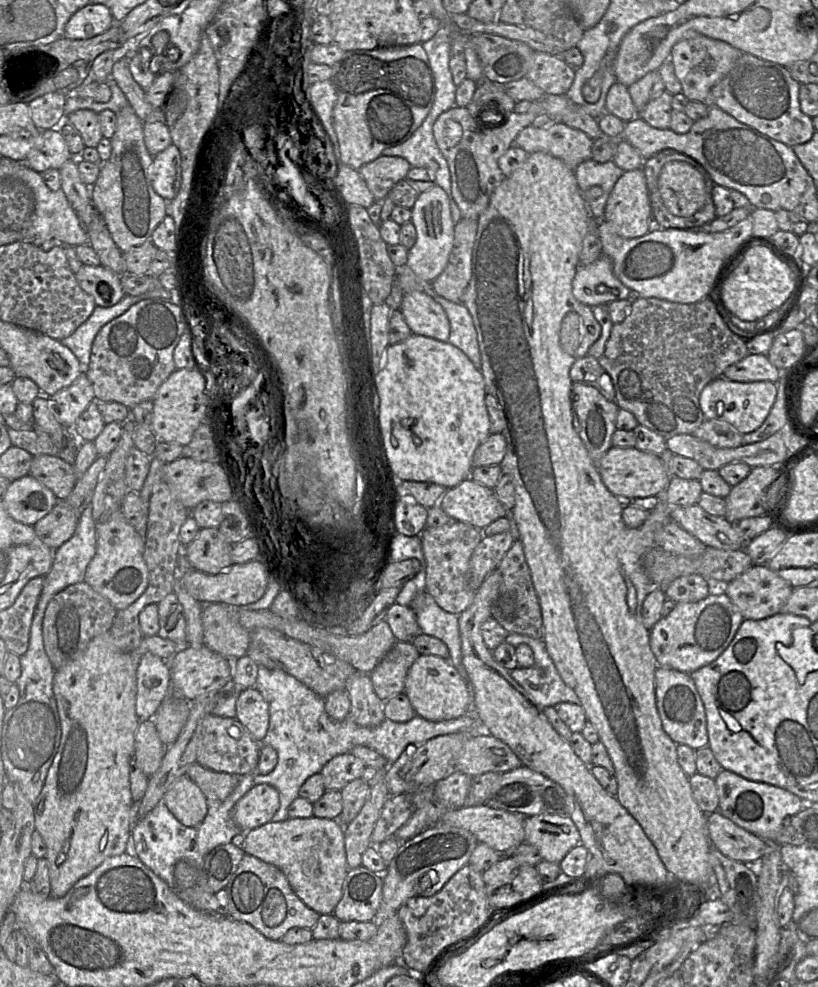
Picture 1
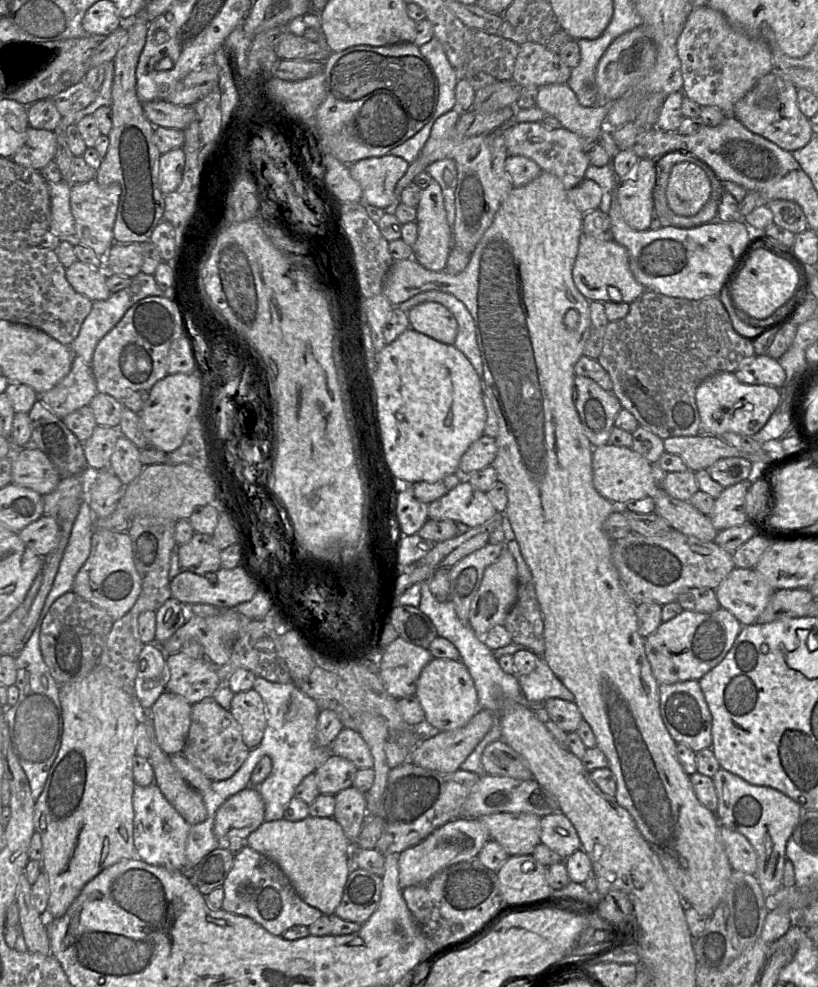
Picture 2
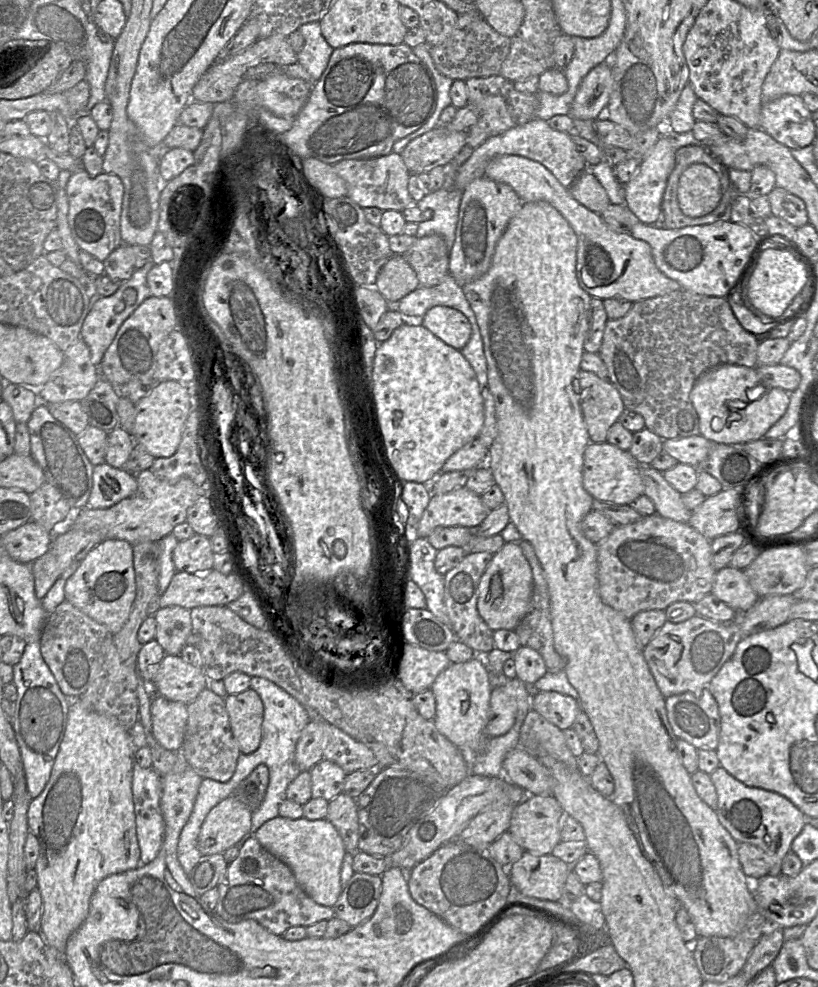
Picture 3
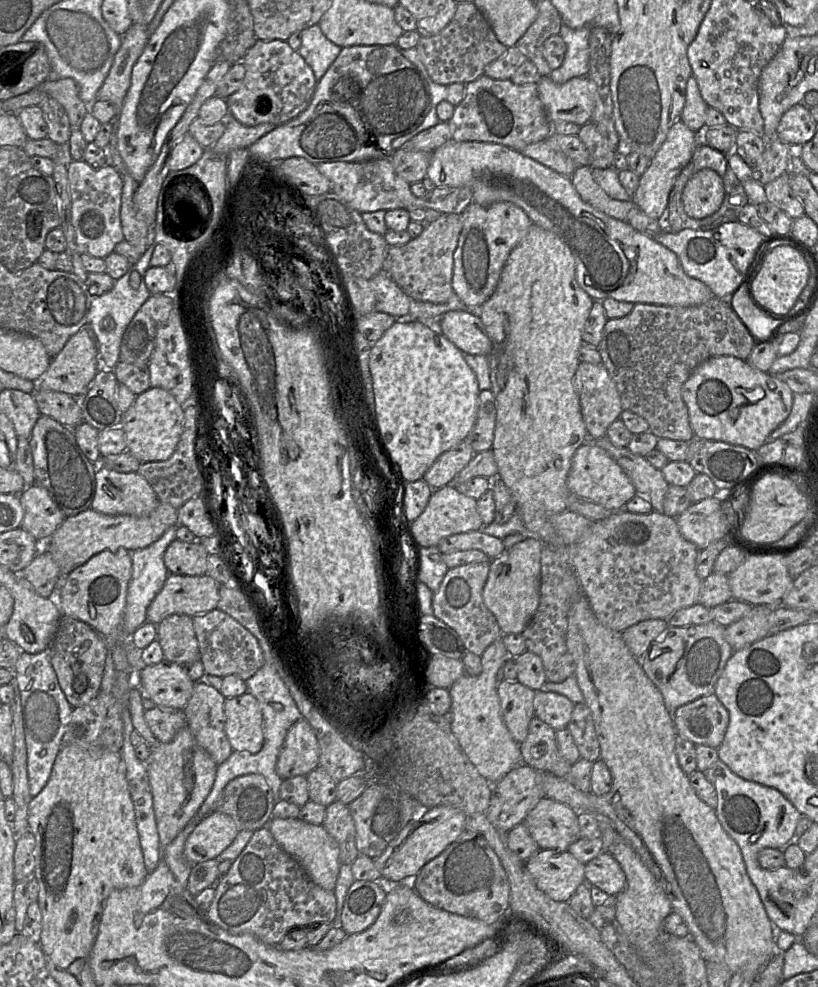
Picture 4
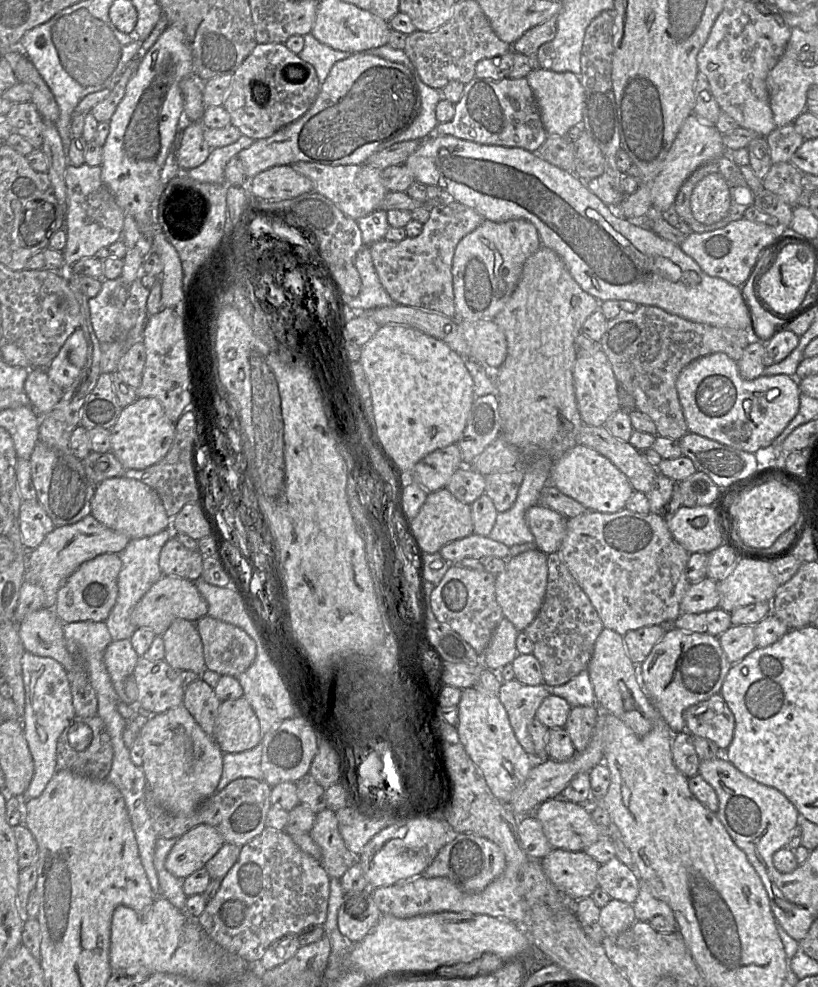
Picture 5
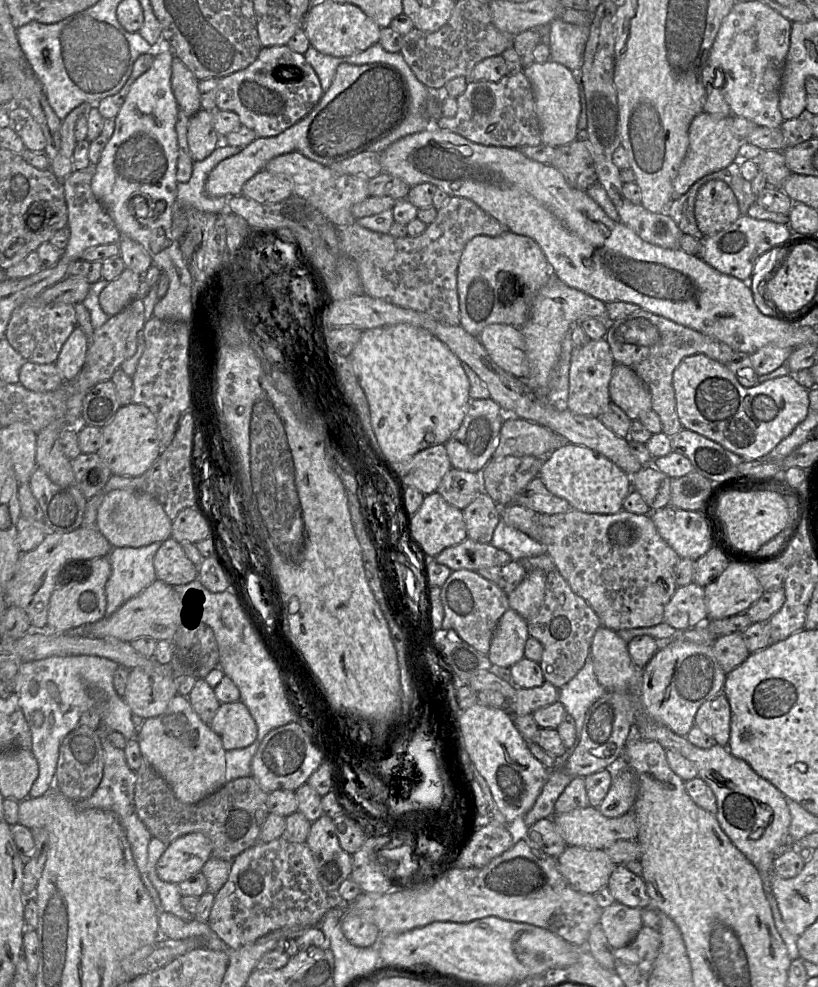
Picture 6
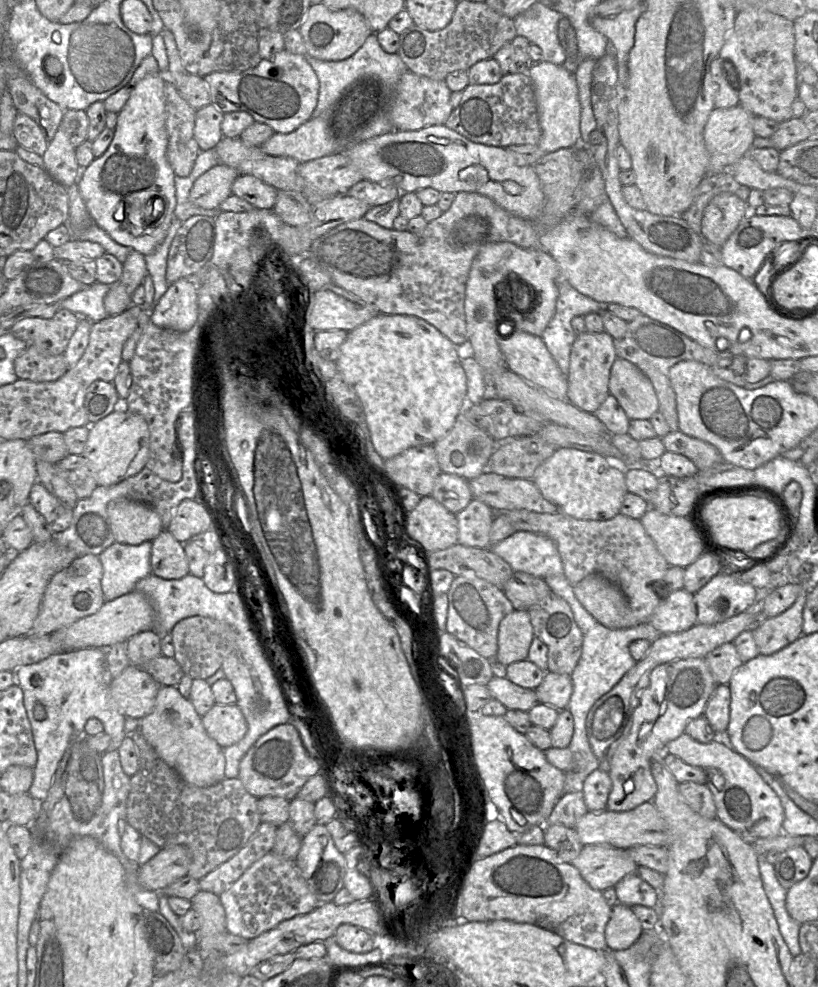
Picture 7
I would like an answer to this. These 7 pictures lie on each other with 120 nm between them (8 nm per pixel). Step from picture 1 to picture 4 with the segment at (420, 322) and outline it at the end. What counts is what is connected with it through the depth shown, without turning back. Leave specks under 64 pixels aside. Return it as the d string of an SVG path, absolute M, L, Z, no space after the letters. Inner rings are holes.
M448 311L437 321L437 329L463 354L489 356L492 351L485 326L473 312Z

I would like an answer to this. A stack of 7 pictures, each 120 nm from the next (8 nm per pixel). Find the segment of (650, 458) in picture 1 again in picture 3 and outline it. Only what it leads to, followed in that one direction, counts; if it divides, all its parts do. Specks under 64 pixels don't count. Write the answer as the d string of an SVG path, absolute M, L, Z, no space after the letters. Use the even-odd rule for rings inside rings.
M590 442L584 451L583 486L595 499L617 505L629 505L644 495L644 483L640 474L640 464L629 453L608 443Z

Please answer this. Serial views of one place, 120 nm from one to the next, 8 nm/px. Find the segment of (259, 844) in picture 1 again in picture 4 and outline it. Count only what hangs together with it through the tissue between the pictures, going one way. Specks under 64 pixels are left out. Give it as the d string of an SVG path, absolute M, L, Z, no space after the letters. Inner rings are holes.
M299 818L271 819L268 829L276 842L298 862L315 884L334 891L340 870L339 846L323 825L310 824Z

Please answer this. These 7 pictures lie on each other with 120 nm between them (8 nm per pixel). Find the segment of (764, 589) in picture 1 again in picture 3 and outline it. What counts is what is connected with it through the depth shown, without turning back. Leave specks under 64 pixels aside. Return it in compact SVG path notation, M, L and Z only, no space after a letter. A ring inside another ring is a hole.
M730 566L717 572L711 593L738 613L749 611L760 599L744 571Z

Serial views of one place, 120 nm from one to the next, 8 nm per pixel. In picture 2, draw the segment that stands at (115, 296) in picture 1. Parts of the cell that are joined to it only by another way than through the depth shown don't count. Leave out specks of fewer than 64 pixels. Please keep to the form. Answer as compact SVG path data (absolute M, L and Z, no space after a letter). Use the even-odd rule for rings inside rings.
M79 260L66 268L66 278L76 292L91 301L106 300L111 295L106 284L107 272L93 269Z

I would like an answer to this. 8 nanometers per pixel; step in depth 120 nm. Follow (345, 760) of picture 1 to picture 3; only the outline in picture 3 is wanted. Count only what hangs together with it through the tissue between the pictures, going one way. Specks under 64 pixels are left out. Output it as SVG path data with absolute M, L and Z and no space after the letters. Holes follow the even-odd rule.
M321 760L311 769L312 798L324 798L331 801L343 792L347 774L336 763Z

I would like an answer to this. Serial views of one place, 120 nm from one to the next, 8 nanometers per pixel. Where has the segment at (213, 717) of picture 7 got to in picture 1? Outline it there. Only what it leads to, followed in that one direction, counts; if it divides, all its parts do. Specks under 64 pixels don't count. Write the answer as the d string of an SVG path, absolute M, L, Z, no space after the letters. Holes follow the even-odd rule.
M255 687L237 692L236 719L257 742L262 742L269 726L269 706Z

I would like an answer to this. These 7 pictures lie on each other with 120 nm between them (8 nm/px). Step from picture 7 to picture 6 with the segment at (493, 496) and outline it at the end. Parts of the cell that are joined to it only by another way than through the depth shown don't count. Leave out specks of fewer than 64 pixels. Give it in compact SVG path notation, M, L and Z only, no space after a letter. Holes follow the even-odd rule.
M539 476L531 480L511 504L524 506L543 515L564 514L572 509L566 500L549 492Z

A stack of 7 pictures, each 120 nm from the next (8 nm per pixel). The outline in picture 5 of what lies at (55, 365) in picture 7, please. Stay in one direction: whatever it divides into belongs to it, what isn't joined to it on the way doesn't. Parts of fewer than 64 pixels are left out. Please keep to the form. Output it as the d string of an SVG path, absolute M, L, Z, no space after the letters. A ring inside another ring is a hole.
M30 368L24 384L33 409L39 415L49 413L63 396L64 390L56 385L45 369Z

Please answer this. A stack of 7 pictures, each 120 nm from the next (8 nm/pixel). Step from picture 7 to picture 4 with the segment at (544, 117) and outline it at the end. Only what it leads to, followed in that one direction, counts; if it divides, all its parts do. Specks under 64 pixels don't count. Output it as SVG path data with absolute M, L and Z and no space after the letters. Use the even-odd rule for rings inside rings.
M541 76L537 82L538 94L552 124L571 122L582 126L589 122L593 109L593 84L587 77L574 77L565 83L553 82L549 76Z

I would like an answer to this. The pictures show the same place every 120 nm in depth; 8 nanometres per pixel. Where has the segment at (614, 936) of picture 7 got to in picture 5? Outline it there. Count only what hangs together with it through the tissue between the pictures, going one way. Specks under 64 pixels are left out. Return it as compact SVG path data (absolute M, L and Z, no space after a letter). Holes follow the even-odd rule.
M611 899L600 909L600 924L606 936L618 936L636 922L632 904Z

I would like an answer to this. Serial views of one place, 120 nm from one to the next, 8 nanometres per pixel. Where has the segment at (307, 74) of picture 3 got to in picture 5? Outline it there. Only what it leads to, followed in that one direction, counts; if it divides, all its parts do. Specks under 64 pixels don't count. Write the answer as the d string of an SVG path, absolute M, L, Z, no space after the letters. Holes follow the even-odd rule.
M312 33L304 37L304 47L298 54L302 60L311 64L318 76L320 85L326 80L333 65L348 58L352 53L335 50L319 42Z

